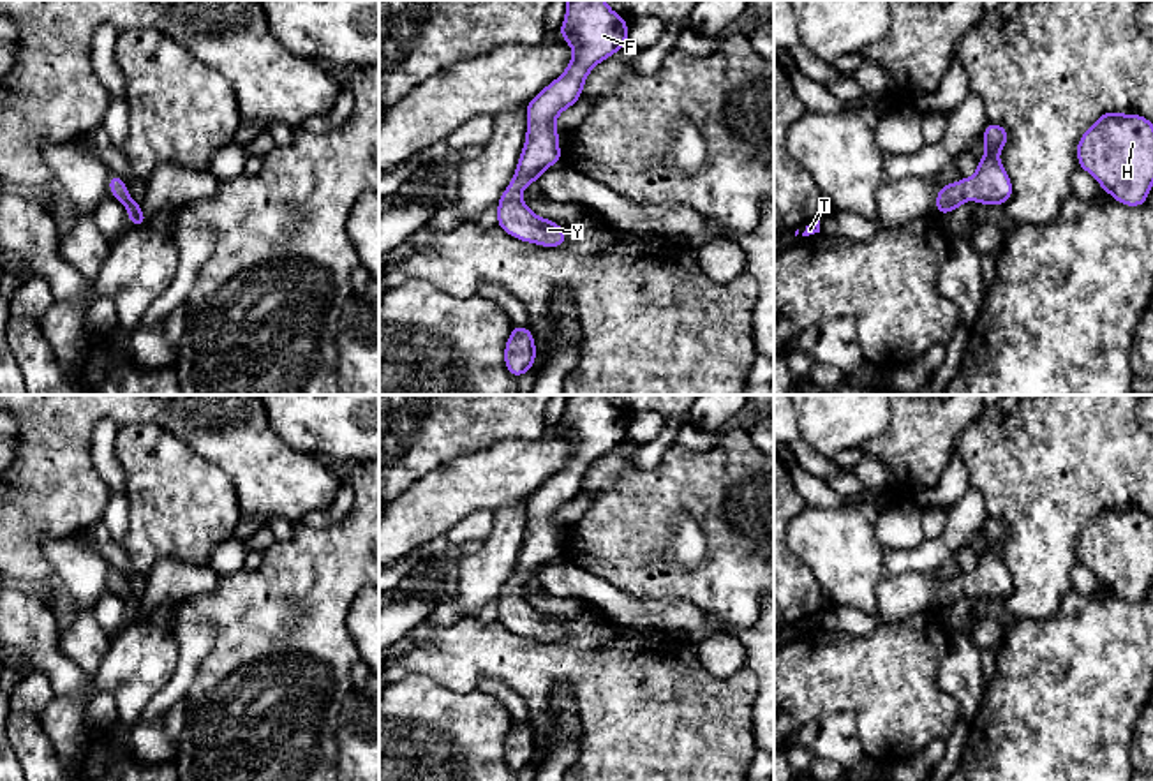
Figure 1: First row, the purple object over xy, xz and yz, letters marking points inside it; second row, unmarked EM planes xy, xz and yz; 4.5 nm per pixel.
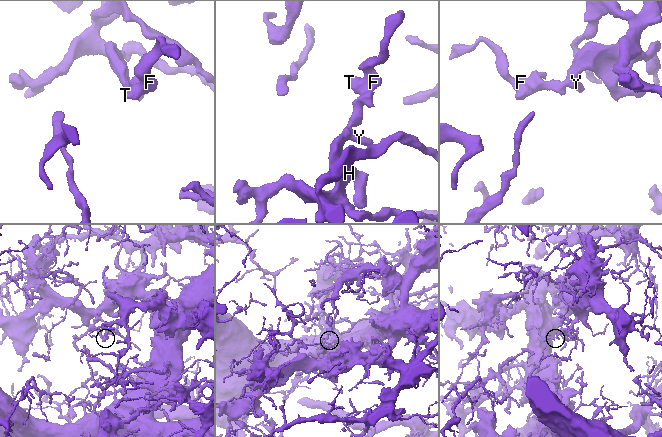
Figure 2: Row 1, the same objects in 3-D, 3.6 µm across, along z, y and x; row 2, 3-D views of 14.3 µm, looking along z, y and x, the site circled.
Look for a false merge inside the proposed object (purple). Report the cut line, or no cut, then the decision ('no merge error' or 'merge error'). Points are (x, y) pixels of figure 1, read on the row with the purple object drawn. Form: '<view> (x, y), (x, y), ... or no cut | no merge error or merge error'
no cut | no merge error

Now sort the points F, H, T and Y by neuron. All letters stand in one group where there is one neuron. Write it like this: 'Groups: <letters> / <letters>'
Groups: F H T Y

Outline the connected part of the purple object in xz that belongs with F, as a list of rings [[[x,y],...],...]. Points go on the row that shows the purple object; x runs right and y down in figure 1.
[[[566,0],[559,32],[573,48],[571,62],[525,106],[525,145],[515,176],[497,203],[497,226],[517,240],[541,247],[562,247],[566,234],[561,224],[532,213],[520,192],[562,159],[555,118],[582,97],[592,67],[628,44],[628,21],[605,0]]]

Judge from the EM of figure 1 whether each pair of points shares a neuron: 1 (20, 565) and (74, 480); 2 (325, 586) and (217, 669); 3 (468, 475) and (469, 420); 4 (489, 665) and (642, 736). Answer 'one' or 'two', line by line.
1: one
2: one
3: two
4: one

